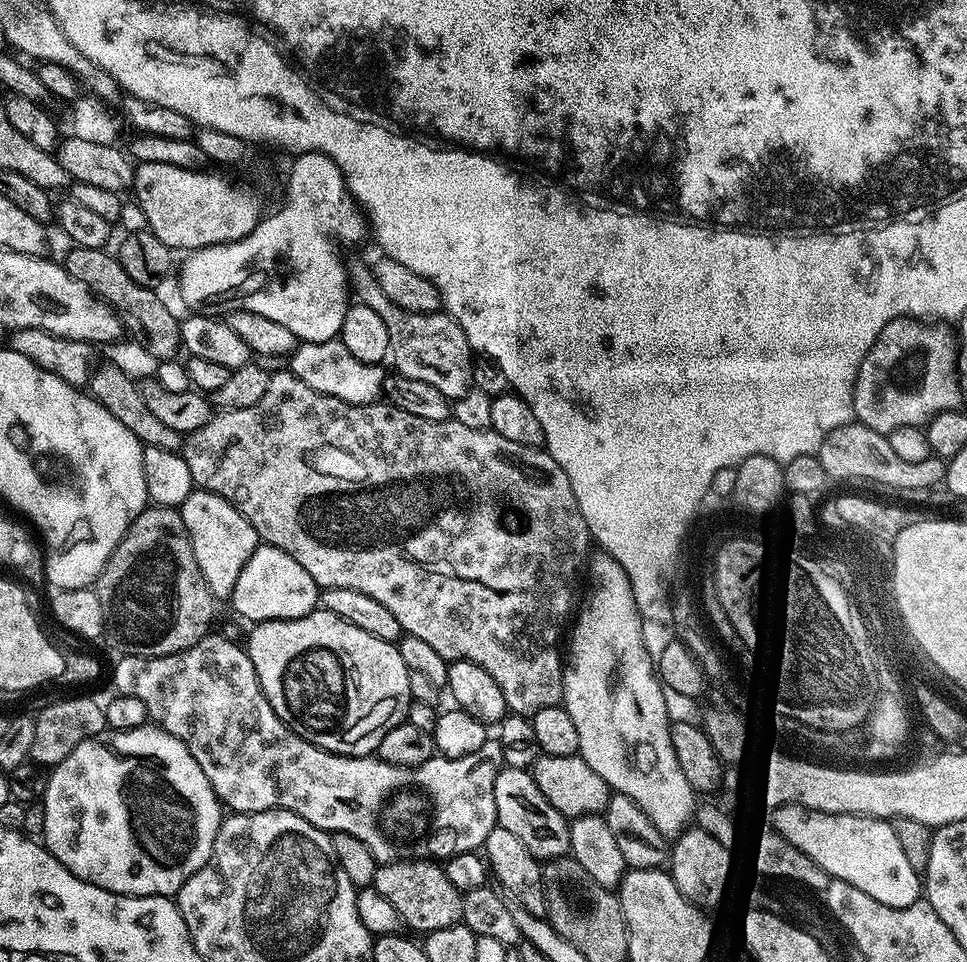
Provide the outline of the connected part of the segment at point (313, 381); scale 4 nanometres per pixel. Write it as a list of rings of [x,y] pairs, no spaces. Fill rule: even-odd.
[[[339,338],[320,343],[303,341],[296,346],[289,360],[289,371],[311,389],[328,397],[350,402],[351,405],[368,405],[375,403],[383,393],[385,369],[378,364],[357,360]]]

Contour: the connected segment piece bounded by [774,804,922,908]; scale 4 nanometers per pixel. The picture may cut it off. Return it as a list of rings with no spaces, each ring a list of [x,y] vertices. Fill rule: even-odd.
[[[797,804],[775,809],[775,831],[829,873],[833,881],[841,880],[848,888],[862,890],[886,906],[905,908],[922,896],[921,873],[906,858],[895,827],[878,816],[811,812]]]

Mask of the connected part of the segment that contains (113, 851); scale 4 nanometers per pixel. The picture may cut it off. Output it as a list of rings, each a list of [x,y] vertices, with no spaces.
[[[151,722],[145,724],[143,728],[134,730],[122,730],[121,732],[105,730],[94,737],[86,738],[80,745],[75,746],[73,752],[60,764],[55,765],[51,772],[47,777],[42,797],[45,806],[45,828],[42,843],[50,854],[54,854],[54,858],[58,858],[58,862],[62,862],[62,866],[66,866],[66,870],[70,870],[70,874],[88,880],[94,886],[98,886],[102,890],[110,890],[119,896],[166,896],[172,898],[195,872],[202,870],[202,866],[206,866],[206,862],[214,850],[214,842],[220,829],[222,805],[216,799],[214,790],[210,786],[210,778],[206,778],[206,774],[202,774],[202,766],[198,766],[198,762],[194,762],[194,754],[190,754],[190,750],[186,750],[184,743],[178,738],[174,738],[174,734],[156,727]]]

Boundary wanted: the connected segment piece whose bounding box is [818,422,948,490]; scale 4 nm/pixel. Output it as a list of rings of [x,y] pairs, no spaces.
[[[859,422],[838,426],[820,444],[818,455],[822,470],[833,481],[836,480],[869,480],[872,484],[885,484],[888,488],[899,490],[909,488],[918,490],[918,486],[936,490],[945,483],[948,466],[939,456],[925,458],[923,462],[906,462],[892,449],[887,435],[870,430],[870,426]]]

